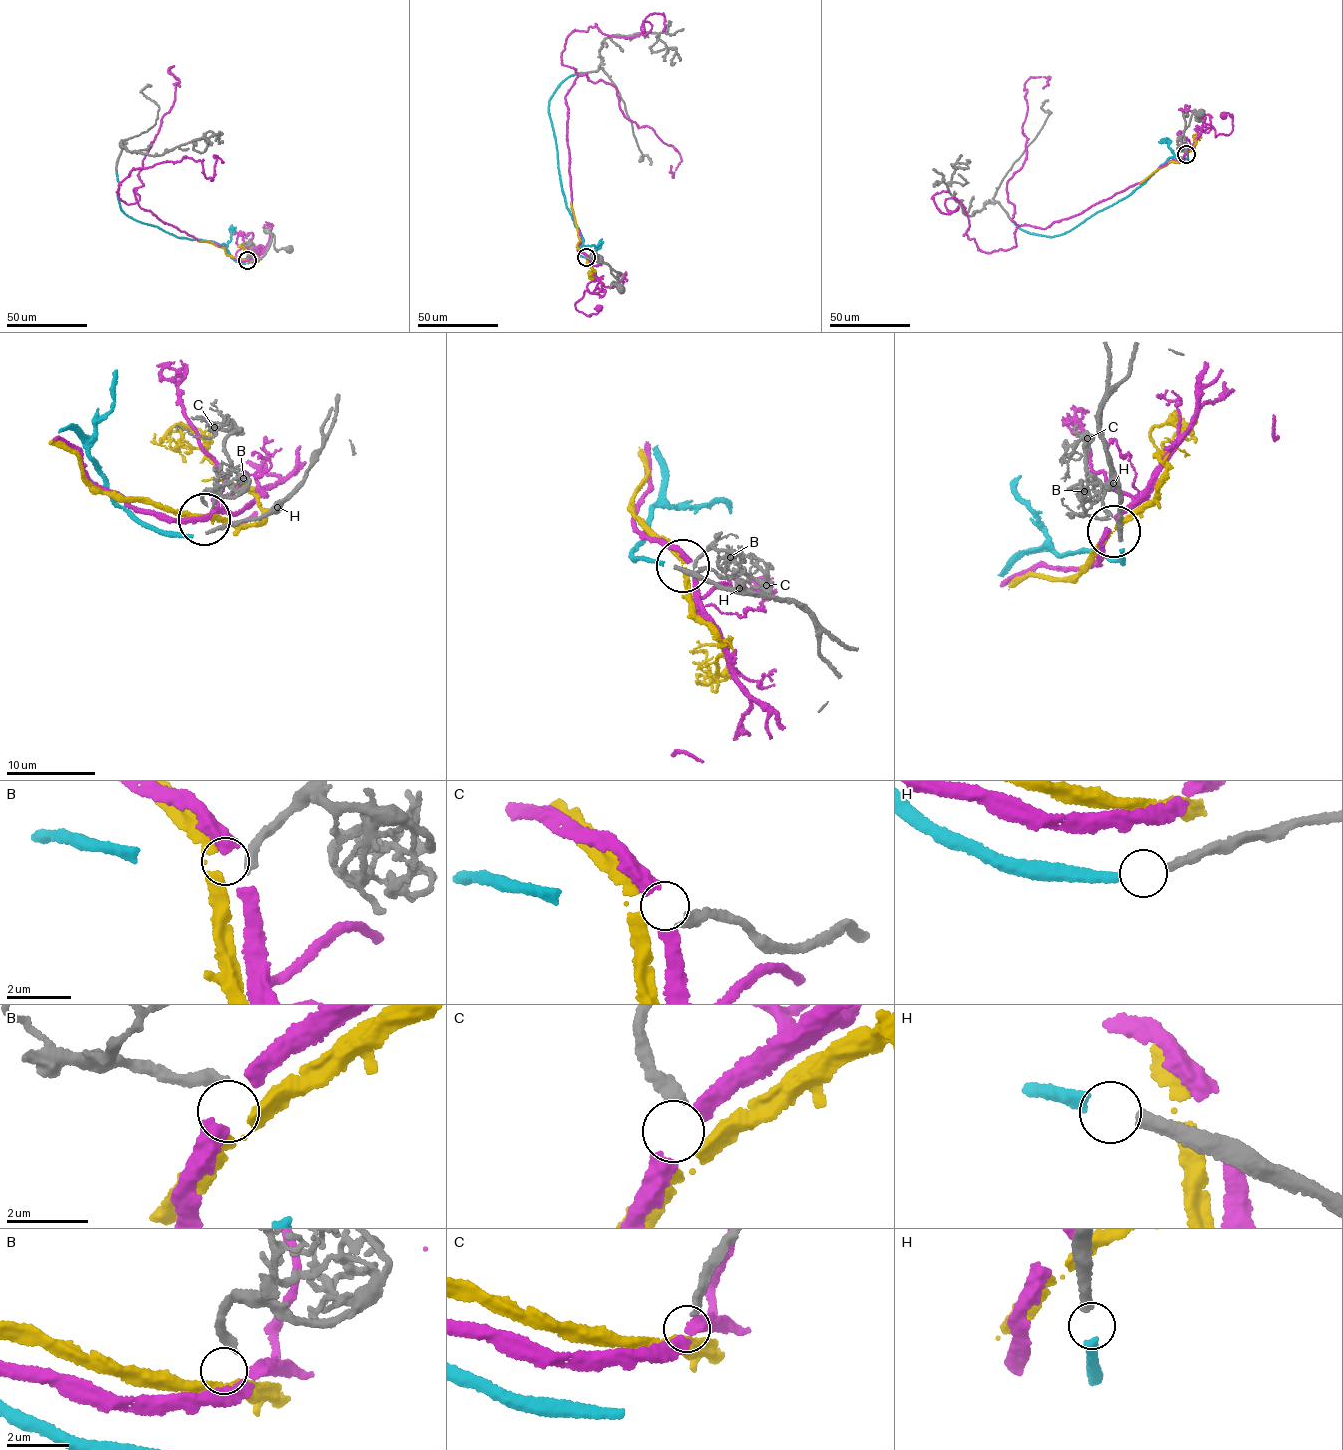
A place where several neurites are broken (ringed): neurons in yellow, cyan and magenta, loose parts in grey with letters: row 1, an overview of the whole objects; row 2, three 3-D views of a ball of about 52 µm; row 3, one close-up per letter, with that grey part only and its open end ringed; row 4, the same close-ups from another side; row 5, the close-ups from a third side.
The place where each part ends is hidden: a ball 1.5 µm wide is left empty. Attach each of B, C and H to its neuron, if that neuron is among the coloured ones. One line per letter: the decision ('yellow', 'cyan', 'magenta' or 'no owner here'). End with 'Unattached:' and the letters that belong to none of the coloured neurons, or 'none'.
B: yellow
C: no owner here
H: cyan
Unattached: C

